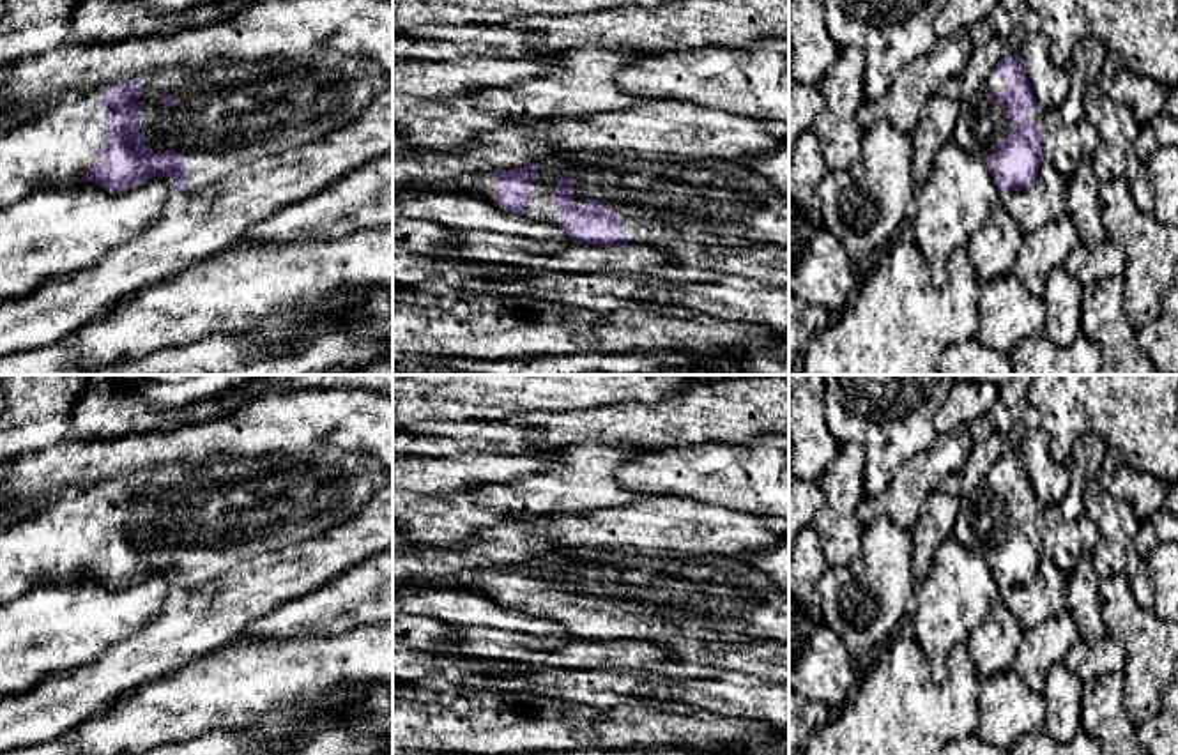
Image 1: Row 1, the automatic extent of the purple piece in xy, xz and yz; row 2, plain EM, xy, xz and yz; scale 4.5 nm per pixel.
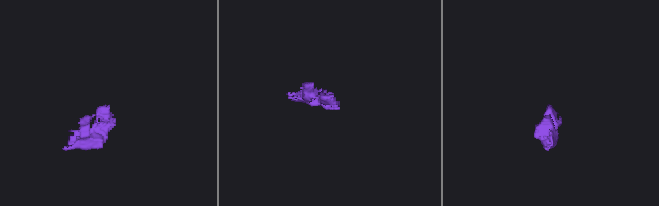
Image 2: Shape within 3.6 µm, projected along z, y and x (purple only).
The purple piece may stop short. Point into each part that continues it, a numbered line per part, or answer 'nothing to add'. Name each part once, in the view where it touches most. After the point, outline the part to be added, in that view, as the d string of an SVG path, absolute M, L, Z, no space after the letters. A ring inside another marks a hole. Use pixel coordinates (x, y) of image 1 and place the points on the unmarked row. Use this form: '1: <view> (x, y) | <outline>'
1: xy (52, 543) | M96 481L60 499L21 515L0 530L0 606L25 594L35 583L65 583L76 580L92 559L103 559L96 545L104 543L104 504L97 500L104 483Z
2: xz (674, 600) | M552 546L534 557L529 601L522 614L557 621L557 605L550 589L562 569L571 576L571 603L598 594L608 610L621 614L621 629L628 640L651 642L669 649L702 644L753 642L768 638L789 645L789 594L771 585L739 557L647 552L635 546L568 548Z

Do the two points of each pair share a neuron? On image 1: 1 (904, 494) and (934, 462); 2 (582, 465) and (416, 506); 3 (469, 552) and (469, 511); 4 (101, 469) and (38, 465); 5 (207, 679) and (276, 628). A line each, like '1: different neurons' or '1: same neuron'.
1: same neuron
2: same neuron
3: different neurons
4: same neuron
5: different neurons

